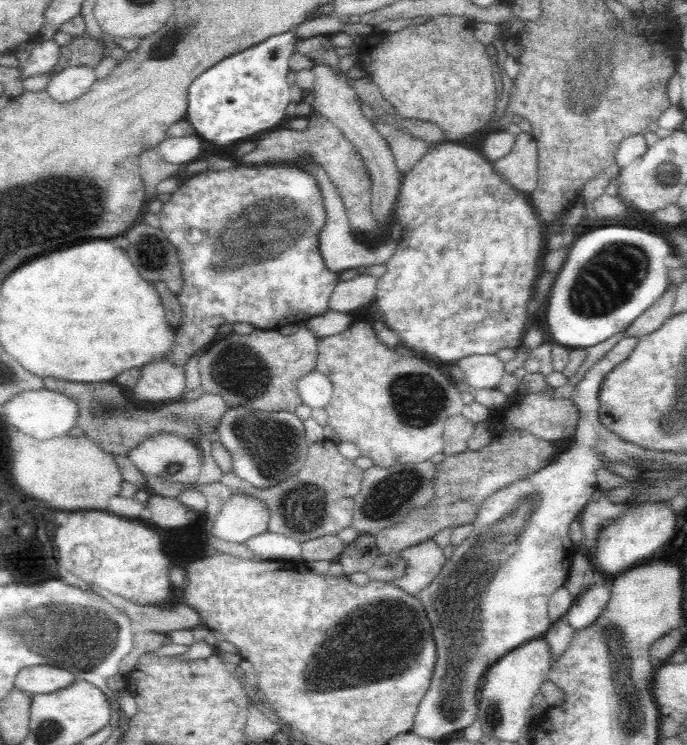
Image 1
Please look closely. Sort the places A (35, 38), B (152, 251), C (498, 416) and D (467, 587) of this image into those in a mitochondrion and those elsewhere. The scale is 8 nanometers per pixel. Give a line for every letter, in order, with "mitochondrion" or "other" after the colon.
A: other
B: mitochondrion
C: other
D: mitochondrion

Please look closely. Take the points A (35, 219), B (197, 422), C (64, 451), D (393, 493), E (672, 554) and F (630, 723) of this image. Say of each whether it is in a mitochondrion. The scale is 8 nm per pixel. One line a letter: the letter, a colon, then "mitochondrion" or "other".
A: mitochondrion
B: mitochondrion
C: other
D: mitochondrion
E: other
F: mitochondrion

